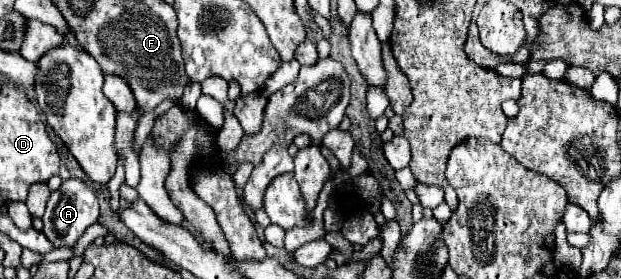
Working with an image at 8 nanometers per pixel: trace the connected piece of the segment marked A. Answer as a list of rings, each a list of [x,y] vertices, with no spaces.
[[[79,178],[65,180],[47,202],[47,210],[43,214],[43,232],[55,246],[75,246],[79,236],[99,218],[99,202],[95,192]]]

